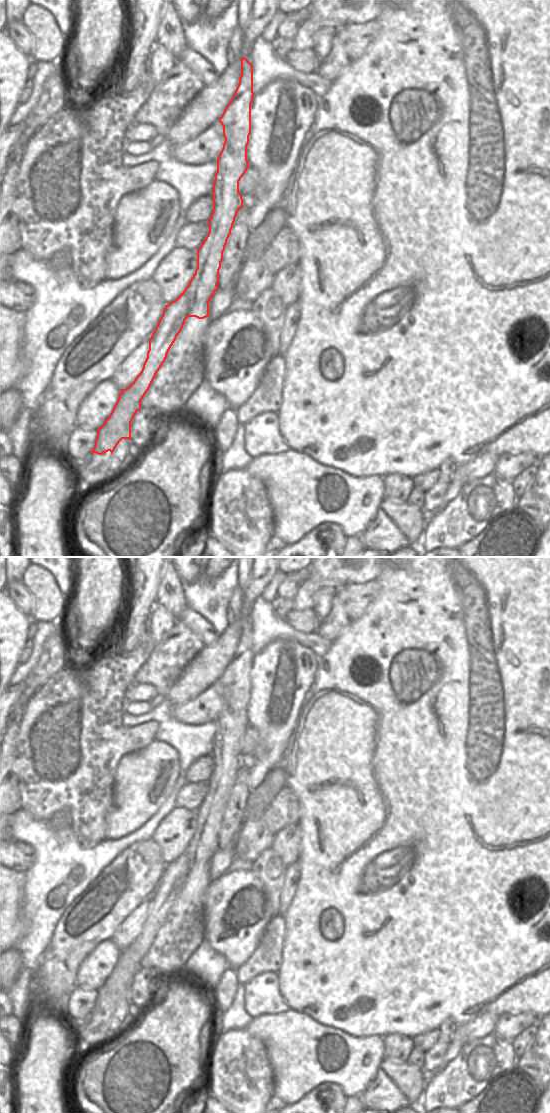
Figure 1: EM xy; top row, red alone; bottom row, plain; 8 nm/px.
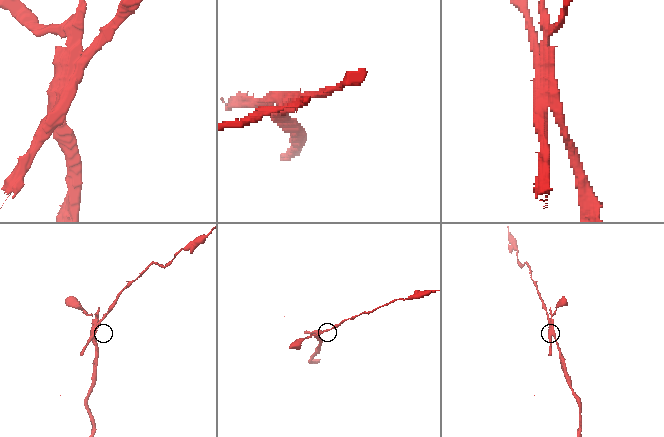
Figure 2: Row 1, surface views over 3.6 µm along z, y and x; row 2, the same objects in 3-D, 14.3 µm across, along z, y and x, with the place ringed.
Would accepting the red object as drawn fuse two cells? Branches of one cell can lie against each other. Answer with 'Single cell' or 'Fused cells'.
Fused cells.

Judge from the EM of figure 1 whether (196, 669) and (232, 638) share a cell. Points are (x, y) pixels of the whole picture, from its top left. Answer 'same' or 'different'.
same

